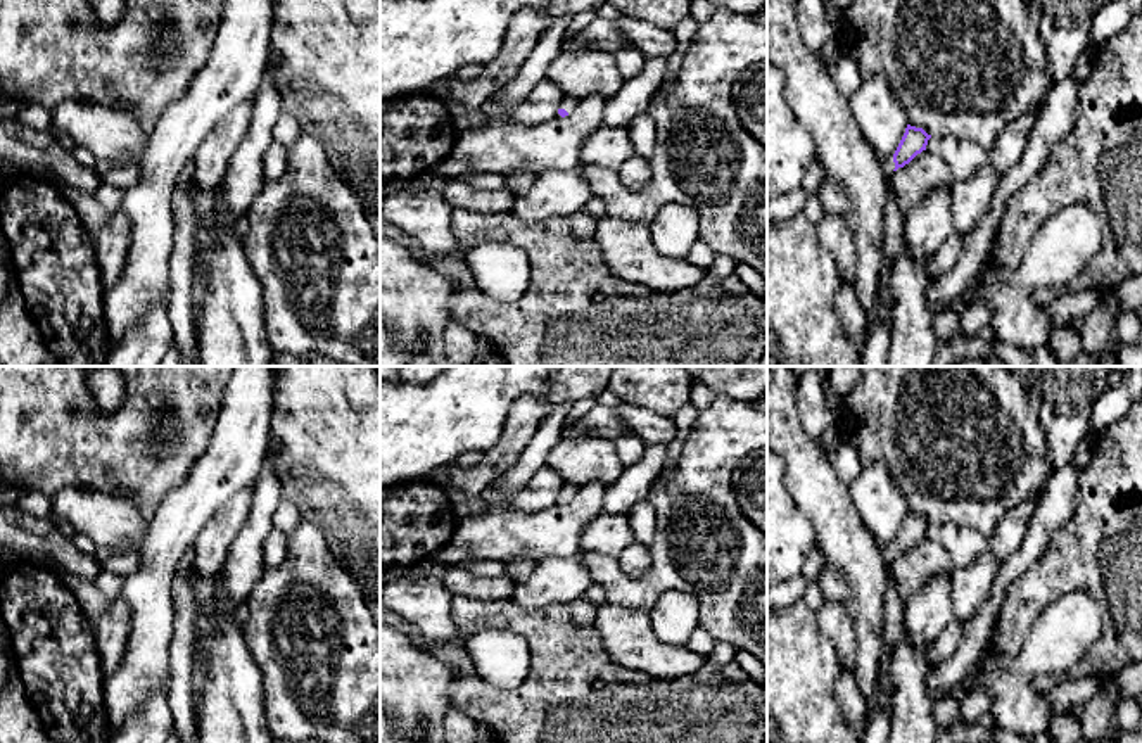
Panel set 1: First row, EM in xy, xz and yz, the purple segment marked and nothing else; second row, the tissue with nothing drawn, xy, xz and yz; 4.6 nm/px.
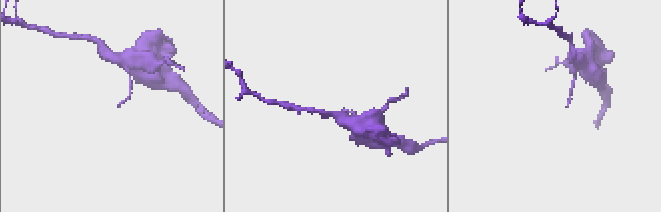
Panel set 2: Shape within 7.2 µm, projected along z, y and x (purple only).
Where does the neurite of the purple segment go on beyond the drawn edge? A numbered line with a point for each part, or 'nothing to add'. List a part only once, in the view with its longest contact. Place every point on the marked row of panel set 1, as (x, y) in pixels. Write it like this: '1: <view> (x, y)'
1: yz (876, 349)

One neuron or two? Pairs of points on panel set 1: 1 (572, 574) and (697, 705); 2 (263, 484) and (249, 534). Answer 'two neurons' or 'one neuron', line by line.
1: two neurons
2: one neuron

